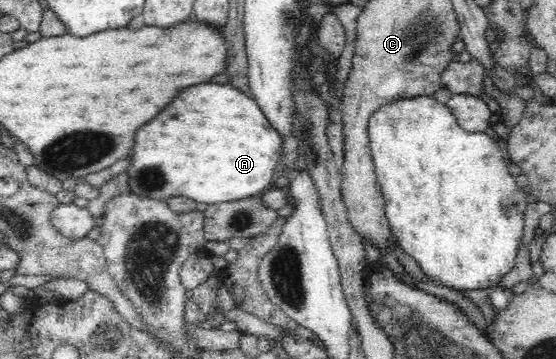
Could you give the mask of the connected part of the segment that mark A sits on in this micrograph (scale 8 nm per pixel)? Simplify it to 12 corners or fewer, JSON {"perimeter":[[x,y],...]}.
{"perimeter":[[201,83],[139,127],[133,194],[200,207],[266,191],[285,141]]}

